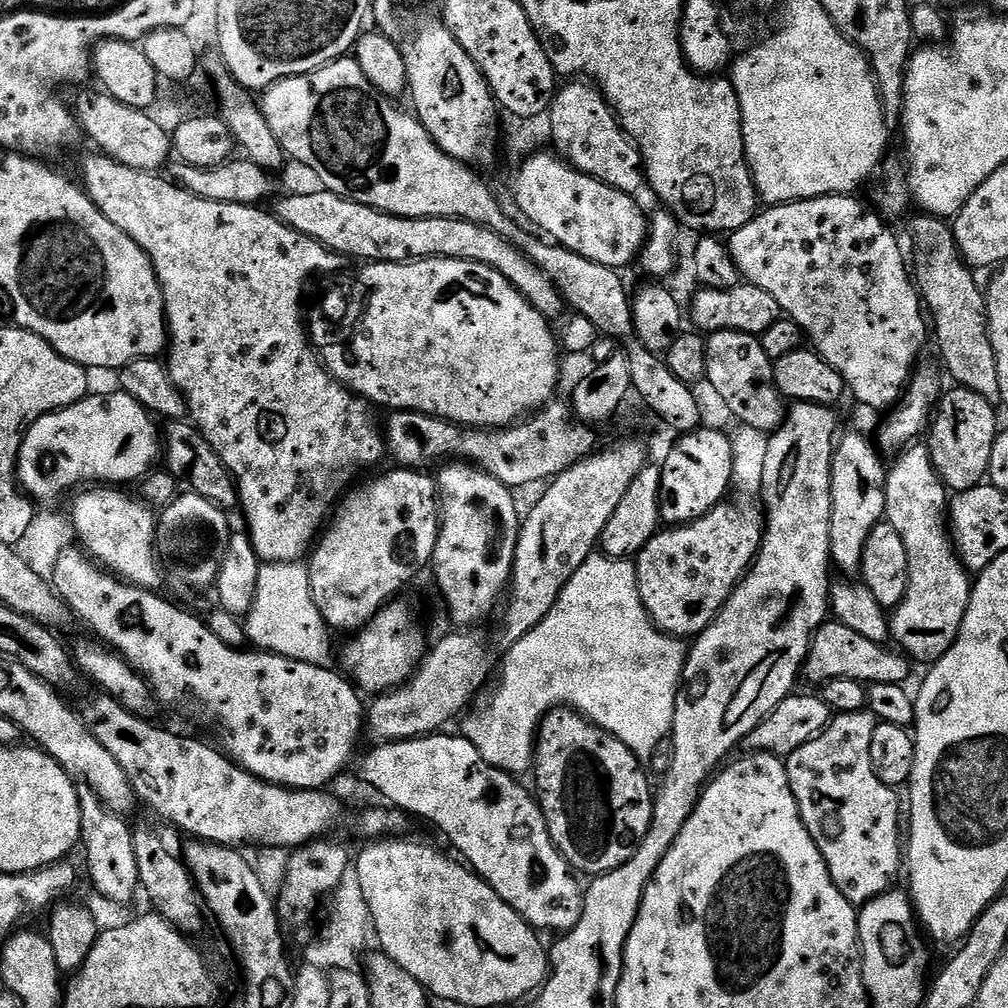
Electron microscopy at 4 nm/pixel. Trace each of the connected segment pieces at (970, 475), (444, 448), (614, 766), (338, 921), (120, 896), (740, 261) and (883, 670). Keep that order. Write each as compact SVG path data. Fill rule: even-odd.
M952 386L949 392L947 389L940 397L926 447L932 454L932 465L944 487L953 493L965 492L985 483L990 454L998 435L996 412L992 408L995 408L993 401L982 398L982 394L974 394L974 390L969 388Z
M560 398L506 428L470 428L467 424L427 416L425 412L396 410L389 416L392 417L386 420L386 448L397 460L397 465L405 469L428 470L431 464L439 465L451 458L456 462L475 464L513 490L527 484L543 485L598 448L592 433L595 431L577 420L571 407L565 401L563 404Z
M551 708L540 721L536 734L535 772L537 789L534 795L546 818L550 838L564 855L569 868L577 873L589 872L589 877L595 878L622 866L636 853L652 825L654 788L648 785L649 773L645 765L622 741L614 738L614 734L597 728L587 716L570 708Z
M349 866L338 882L336 891L330 897L332 913L328 916L328 925L324 933L316 940L316 945L306 956L307 963L315 968L331 970L350 970L361 963L362 957L369 950L377 947L376 927L370 914L370 906L366 906L366 898L358 886L358 874L355 867Z
M77 783L76 792L80 796L82 826L80 827L80 844L84 856L88 859L88 876L92 879L95 891L114 902L131 905L137 888L141 887L139 868L134 852L133 829L123 815L112 812L100 801L98 794L90 790L86 783Z
M852 194L819 196L813 200L796 200L792 204L765 207L763 210L757 211L756 217L750 222L746 222L746 226L731 233L729 240L732 241L727 241L726 247L732 251L732 257L738 266L741 277L747 283L758 286L758 290L766 290L766 294L770 294L770 298L774 298L774 302L778 302L781 313L787 319L795 322L807 339L808 336L812 339L811 347L816 355L821 356L844 379L850 396L868 408L891 410L899 404L904 393L908 391L908 383L912 380L913 371L921 363L920 355L923 354L924 347L930 344L930 324L926 319L926 309L920 298L920 290L916 287L913 273L906 263L905 249L904 252L900 249L895 234L884 225L883 218L885 219L885 217L879 211L871 212L862 201L855 200L856 198Z
M826 622L814 633L812 645L808 647L806 676L819 682L850 678L865 686L882 682L904 684L908 676L909 657L904 654L895 656L888 650L887 647L870 642L870 638L862 638L862 634L850 630L850 626Z

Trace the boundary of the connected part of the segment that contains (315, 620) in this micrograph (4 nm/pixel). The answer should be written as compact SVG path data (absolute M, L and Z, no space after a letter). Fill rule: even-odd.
M261 563L258 590L254 592L254 606L250 606L243 626L247 643L253 649L294 658L298 662L310 662L310 666L333 667L333 633L315 605L311 574L303 563Z

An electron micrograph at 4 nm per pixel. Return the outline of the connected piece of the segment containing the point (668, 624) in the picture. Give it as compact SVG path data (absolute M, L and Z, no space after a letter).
M725 499L710 509L706 514L702 514L702 518L691 520L688 524L677 524L675 526L665 527L656 533L654 538L650 538L650 542L646 542L646 546L641 550L639 556L635 557L636 573L638 574L638 594L644 603L644 609L648 611L648 616L652 619L653 624L668 636L677 638L695 638L700 633L707 630L710 622L714 622L714 618L722 610L722 606L730 598L730 594L740 585L744 579L748 569L756 560L756 555L760 553L760 544L764 541L764 525L766 523L766 513L759 503L756 504L752 500L732 500Z

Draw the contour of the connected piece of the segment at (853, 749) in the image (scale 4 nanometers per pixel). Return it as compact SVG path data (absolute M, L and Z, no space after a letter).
M861 710L859 712L841 712L833 715L832 720L826 726L826 730L822 730L822 734L818 734L818 738L806 742L806 746L798 746L798 750L794 750L794 754L790 754L786 757L790 790L798 802L798 810L800 811L802 822L818 846L818 850L822 854L822 858L830 870L830 878L834 882L834 886L838 886L838 890L842 890L844 897L846 897L851 904L857 906L868 904L874 898L878 898L883 892L889 891L889 889L895 885L892 883L895 882L896 875L898 875L899 872L901 875L902 872L902 820L900 824L900 800L896 797L899 795L897 789L886 786L878 778L878 774L874 774L874 766L870 762L870 738L874 738L874 730L876 729L877 723L876 717L867 710Z

